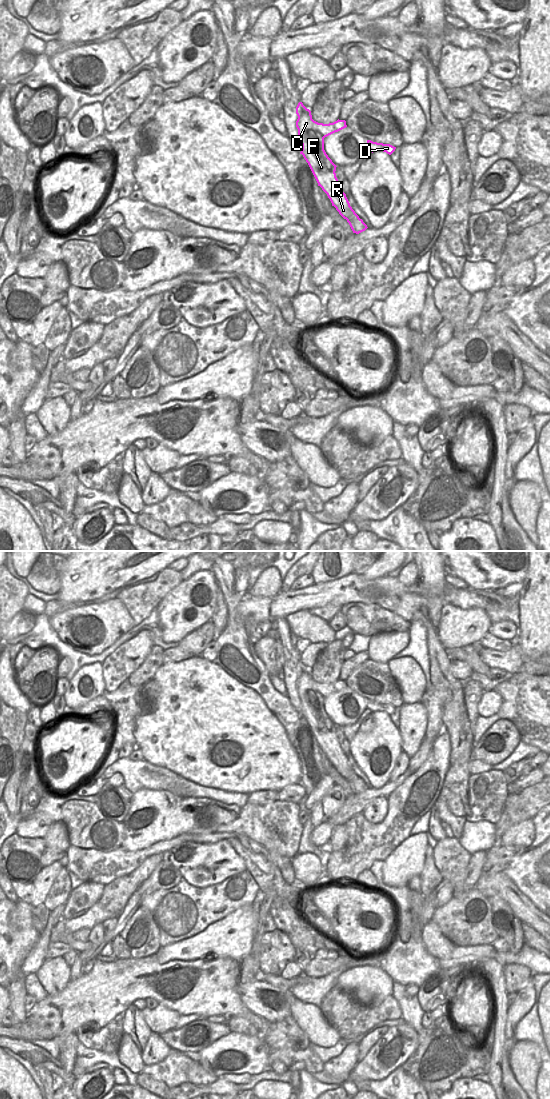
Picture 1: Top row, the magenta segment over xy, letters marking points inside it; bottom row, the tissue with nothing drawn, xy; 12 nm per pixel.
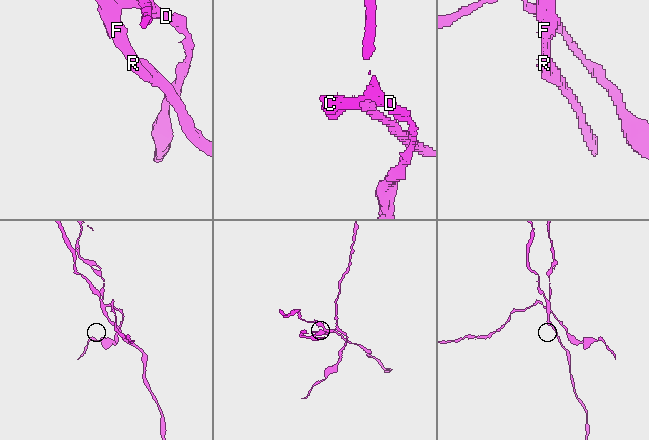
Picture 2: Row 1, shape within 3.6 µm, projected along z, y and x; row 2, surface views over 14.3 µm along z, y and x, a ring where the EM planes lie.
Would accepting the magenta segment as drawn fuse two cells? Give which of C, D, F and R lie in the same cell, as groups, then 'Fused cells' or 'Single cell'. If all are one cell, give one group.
Groups: C F R / D. Fused cells

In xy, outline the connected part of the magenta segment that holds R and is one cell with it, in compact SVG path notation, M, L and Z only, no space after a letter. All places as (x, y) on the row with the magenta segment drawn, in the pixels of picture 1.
M304 112L296 121L298 135L302 144L300 154L308 163L318 186L327 194L332 206L347 220L353 233L359 234L368 227L350 206L346 194L336 177L336 165L324 150L324 136L313 126L311 115Z

